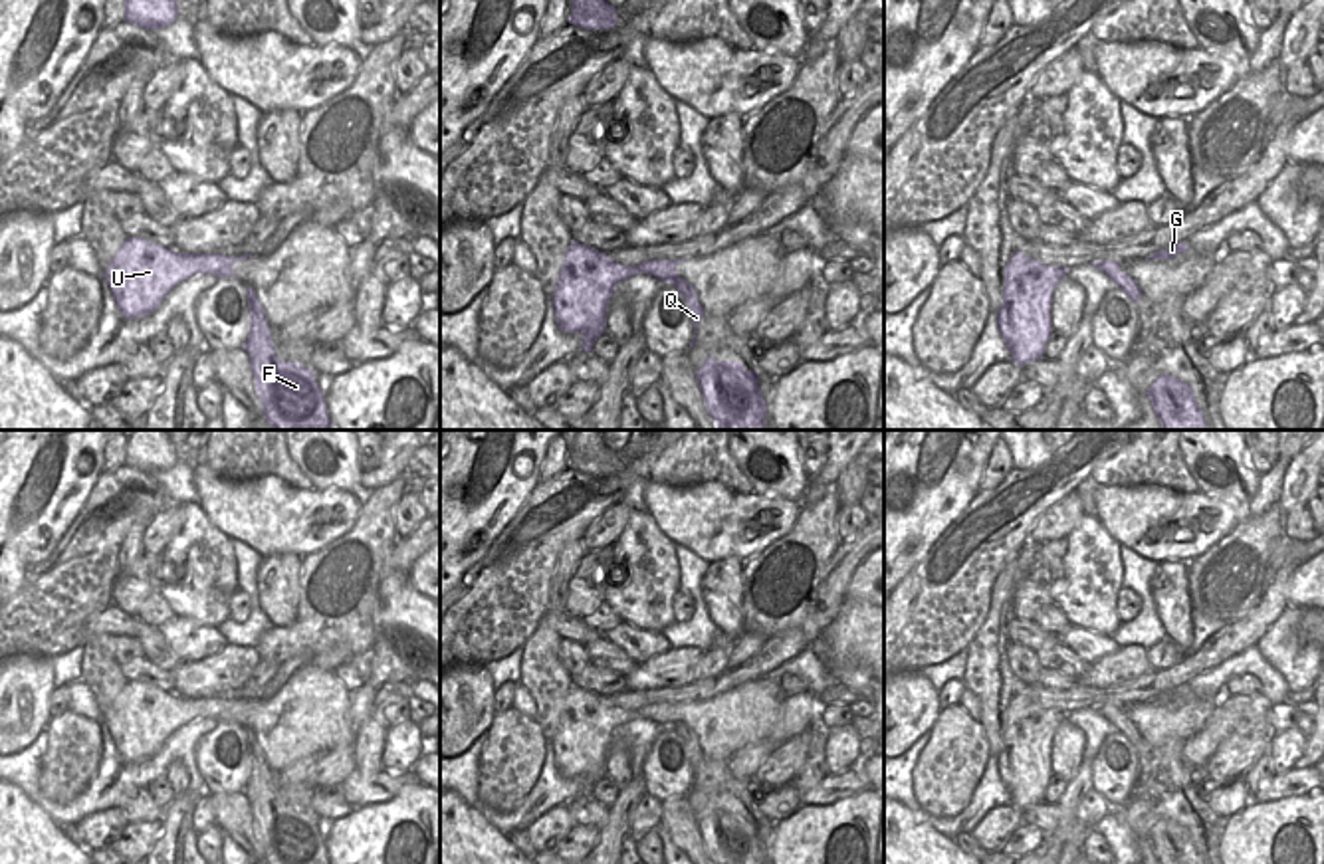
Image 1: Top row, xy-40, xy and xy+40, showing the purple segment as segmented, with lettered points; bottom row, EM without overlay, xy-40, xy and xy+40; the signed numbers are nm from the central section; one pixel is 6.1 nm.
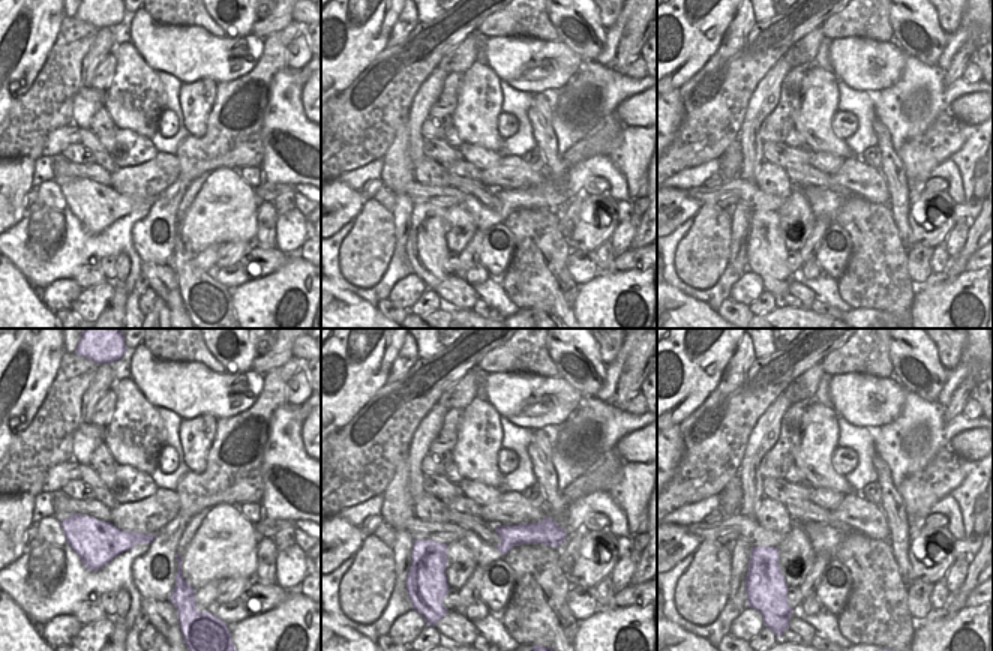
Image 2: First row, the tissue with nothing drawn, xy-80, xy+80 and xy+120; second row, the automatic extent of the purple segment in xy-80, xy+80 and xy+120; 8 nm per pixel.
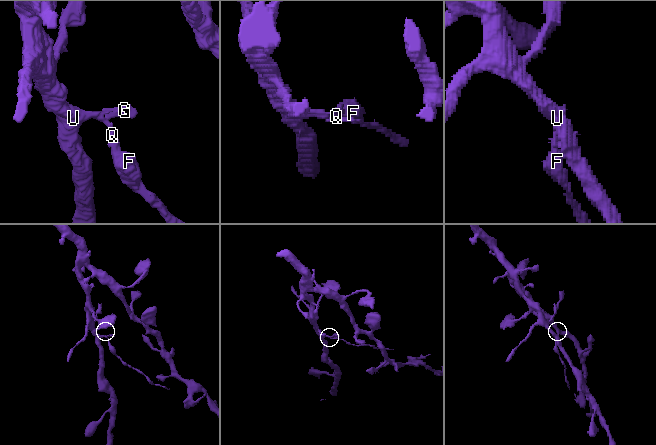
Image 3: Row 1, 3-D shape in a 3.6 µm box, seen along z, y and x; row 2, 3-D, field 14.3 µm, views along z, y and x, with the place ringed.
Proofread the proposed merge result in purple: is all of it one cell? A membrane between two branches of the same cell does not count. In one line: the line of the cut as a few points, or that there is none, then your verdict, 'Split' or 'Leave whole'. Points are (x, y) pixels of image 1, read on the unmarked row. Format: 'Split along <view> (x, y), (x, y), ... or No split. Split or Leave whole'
Split along xy (694, 736), (686, 744). Split

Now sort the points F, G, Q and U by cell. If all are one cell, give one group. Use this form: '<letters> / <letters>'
F Q / G U

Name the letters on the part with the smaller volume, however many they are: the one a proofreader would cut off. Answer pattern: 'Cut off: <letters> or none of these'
Cut off: F, Q

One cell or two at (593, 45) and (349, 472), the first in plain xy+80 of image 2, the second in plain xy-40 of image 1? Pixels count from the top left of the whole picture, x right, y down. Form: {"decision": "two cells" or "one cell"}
{"decision": "one cell"}

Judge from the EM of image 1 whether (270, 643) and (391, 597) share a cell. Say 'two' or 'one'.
two

